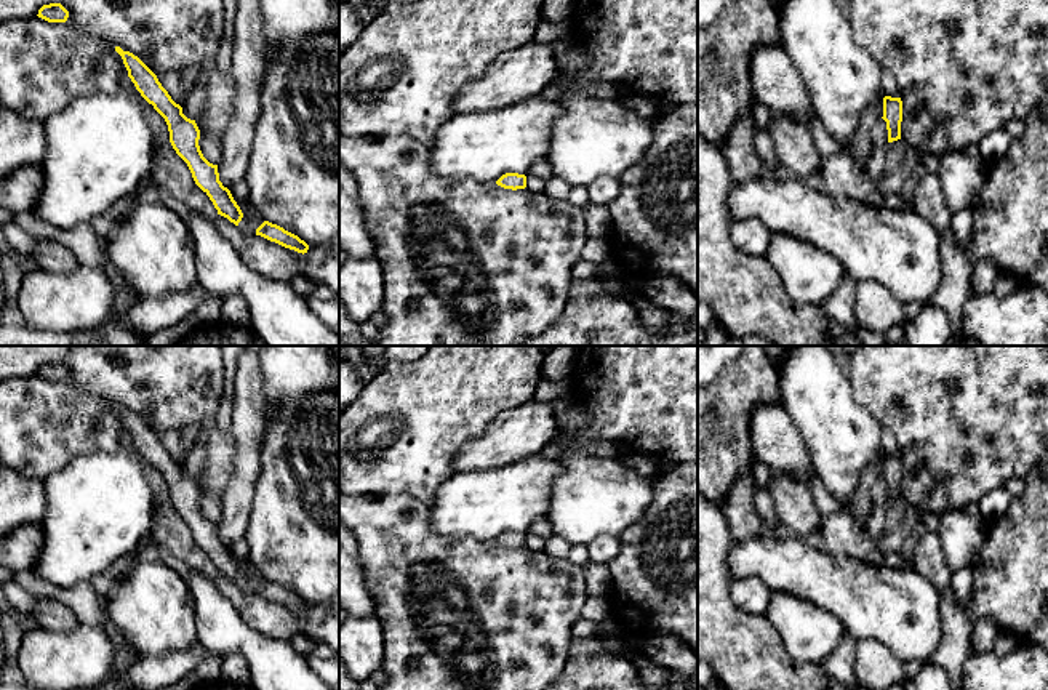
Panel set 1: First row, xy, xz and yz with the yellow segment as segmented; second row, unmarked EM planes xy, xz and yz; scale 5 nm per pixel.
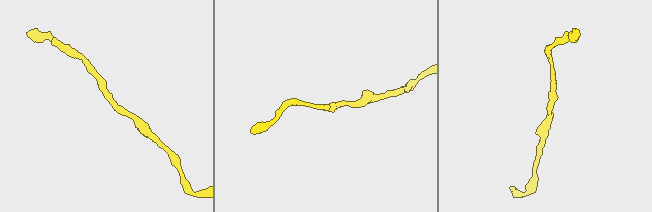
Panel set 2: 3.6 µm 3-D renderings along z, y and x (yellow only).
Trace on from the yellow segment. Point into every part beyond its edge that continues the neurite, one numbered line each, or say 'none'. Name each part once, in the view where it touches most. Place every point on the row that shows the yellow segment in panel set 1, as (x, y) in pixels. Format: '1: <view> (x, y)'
none

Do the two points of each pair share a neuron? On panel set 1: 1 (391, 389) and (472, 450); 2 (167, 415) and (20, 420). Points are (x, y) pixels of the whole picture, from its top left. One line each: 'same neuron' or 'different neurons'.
1: different neurons
2: same neuron

